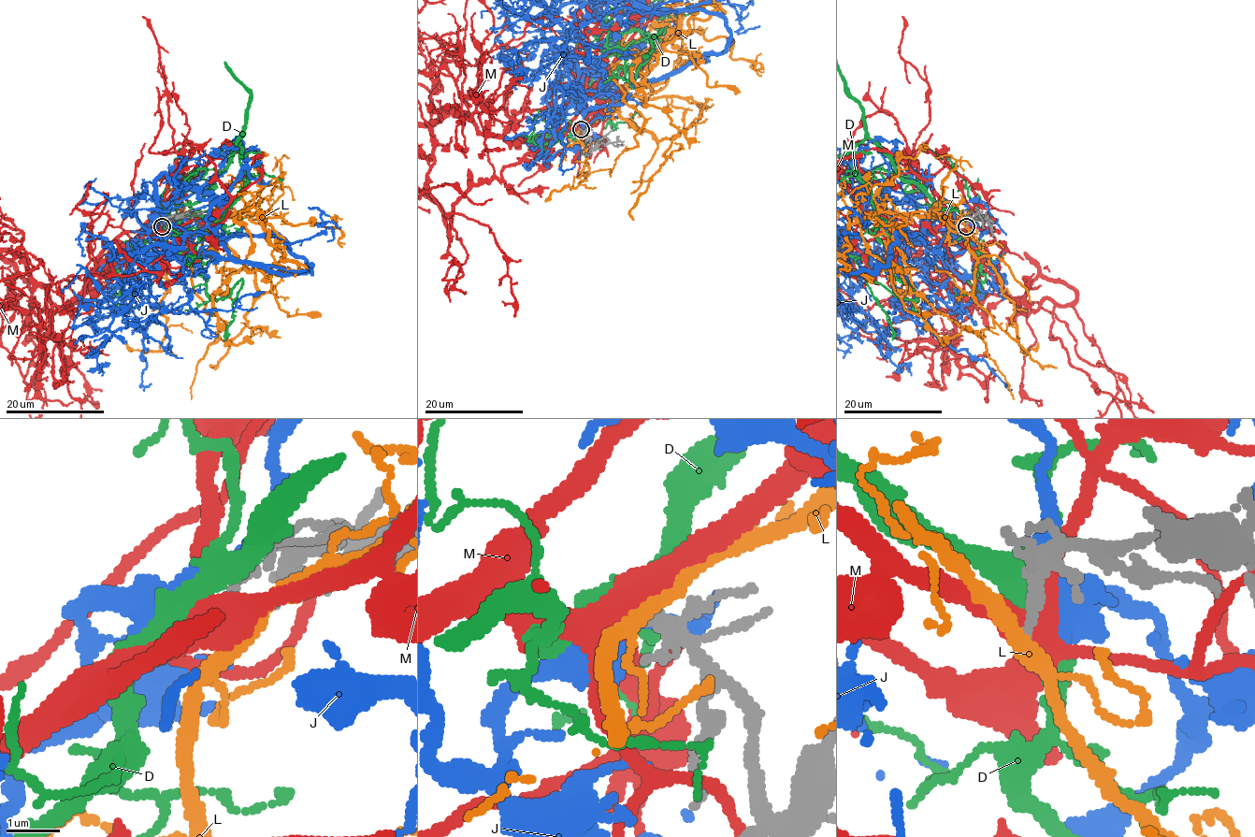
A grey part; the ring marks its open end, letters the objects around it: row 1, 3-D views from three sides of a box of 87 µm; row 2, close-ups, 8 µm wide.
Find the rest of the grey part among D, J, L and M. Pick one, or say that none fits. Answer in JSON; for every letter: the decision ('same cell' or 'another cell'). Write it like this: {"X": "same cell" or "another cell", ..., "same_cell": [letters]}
{"D": "another cell", "J": "another cell", "L": "another cell", "M": "another cell", "same_cell": []}

